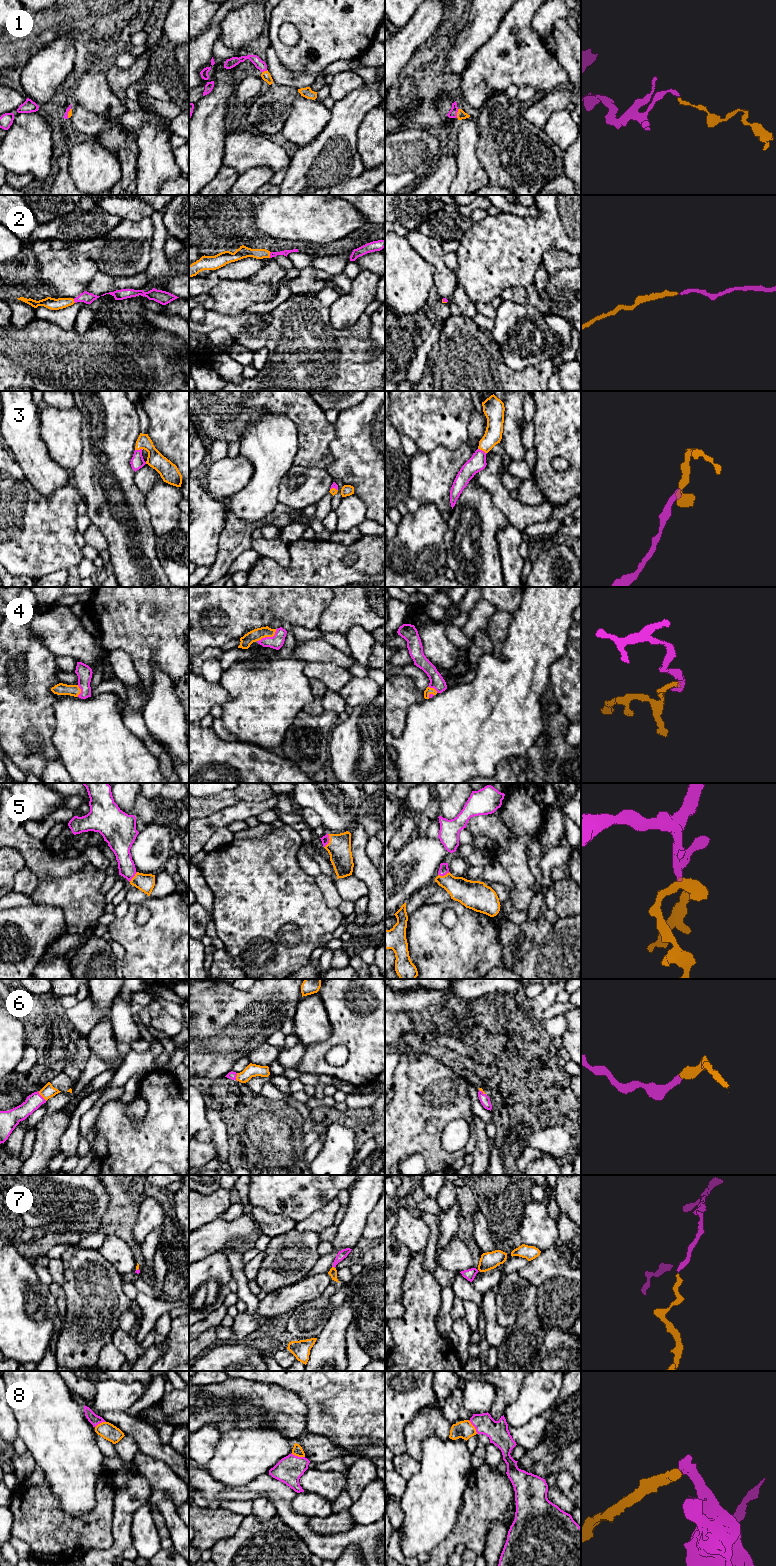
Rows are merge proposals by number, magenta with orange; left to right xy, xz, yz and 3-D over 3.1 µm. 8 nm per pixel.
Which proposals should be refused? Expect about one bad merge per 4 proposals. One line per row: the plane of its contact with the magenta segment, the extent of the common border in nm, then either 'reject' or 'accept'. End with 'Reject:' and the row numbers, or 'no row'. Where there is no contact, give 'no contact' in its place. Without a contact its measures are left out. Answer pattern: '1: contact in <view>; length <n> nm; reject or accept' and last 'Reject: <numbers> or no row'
1: contact in yz; length 70 nm; accept
2: contact in xz; length 50 nm; accept
3: contact in yz; length 80 nm; accept
4: contact in xz; length 190 nm; accept
5: contact in xz; length 120 nm; accept
6: contact in xy; length 100 nm; accept
7: contact in xz; length 30 nm; accept
8: contact in yz; length 130 nm; accept
Reject: no row

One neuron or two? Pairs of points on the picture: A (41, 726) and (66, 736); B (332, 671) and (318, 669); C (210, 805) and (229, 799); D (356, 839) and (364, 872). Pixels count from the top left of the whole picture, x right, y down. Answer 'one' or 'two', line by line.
A: two
B: one
C: one
D: one

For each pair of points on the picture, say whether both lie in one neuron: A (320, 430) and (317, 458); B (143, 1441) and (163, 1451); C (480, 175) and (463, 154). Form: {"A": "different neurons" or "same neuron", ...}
{"A": "same neuron", "B": "same neuron", "C": "different neurons"}

